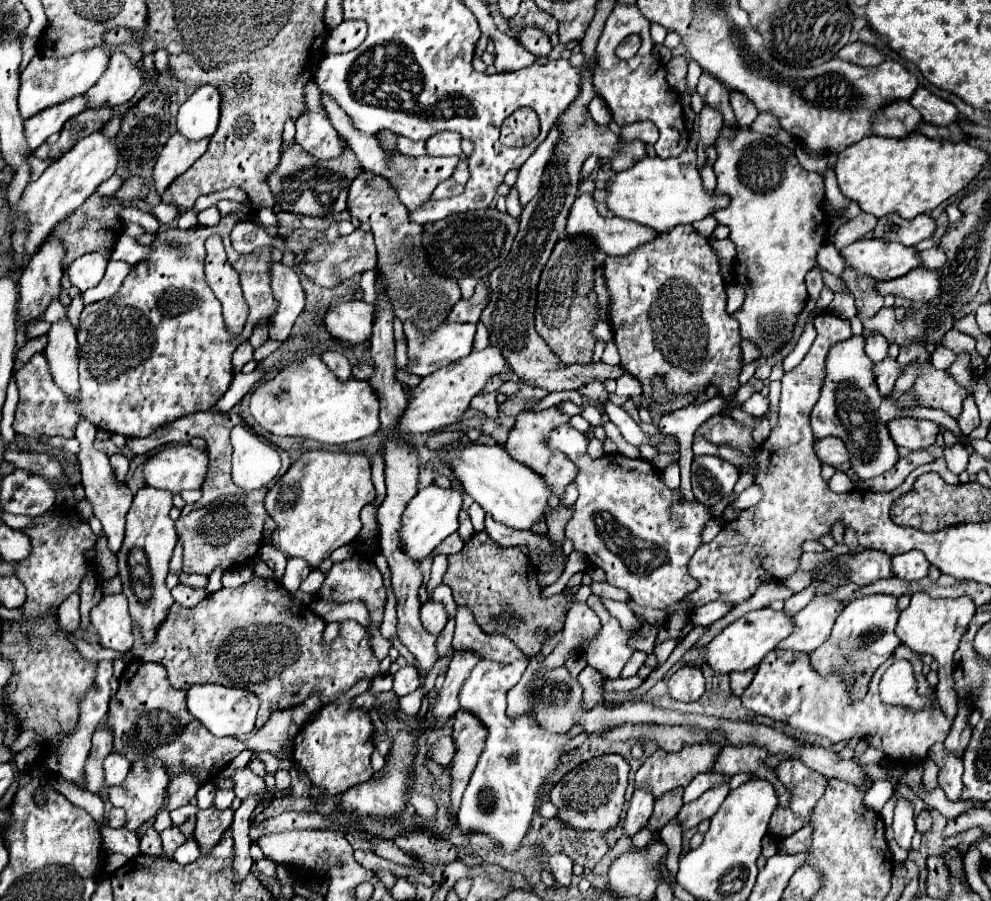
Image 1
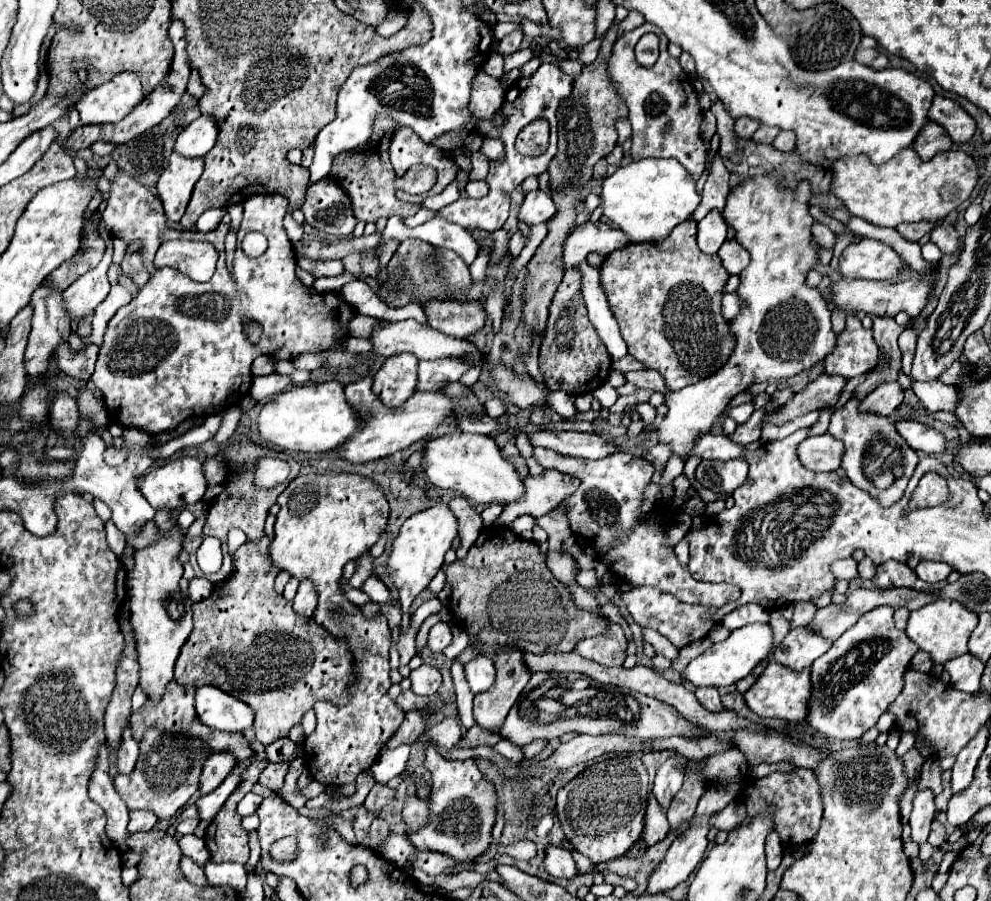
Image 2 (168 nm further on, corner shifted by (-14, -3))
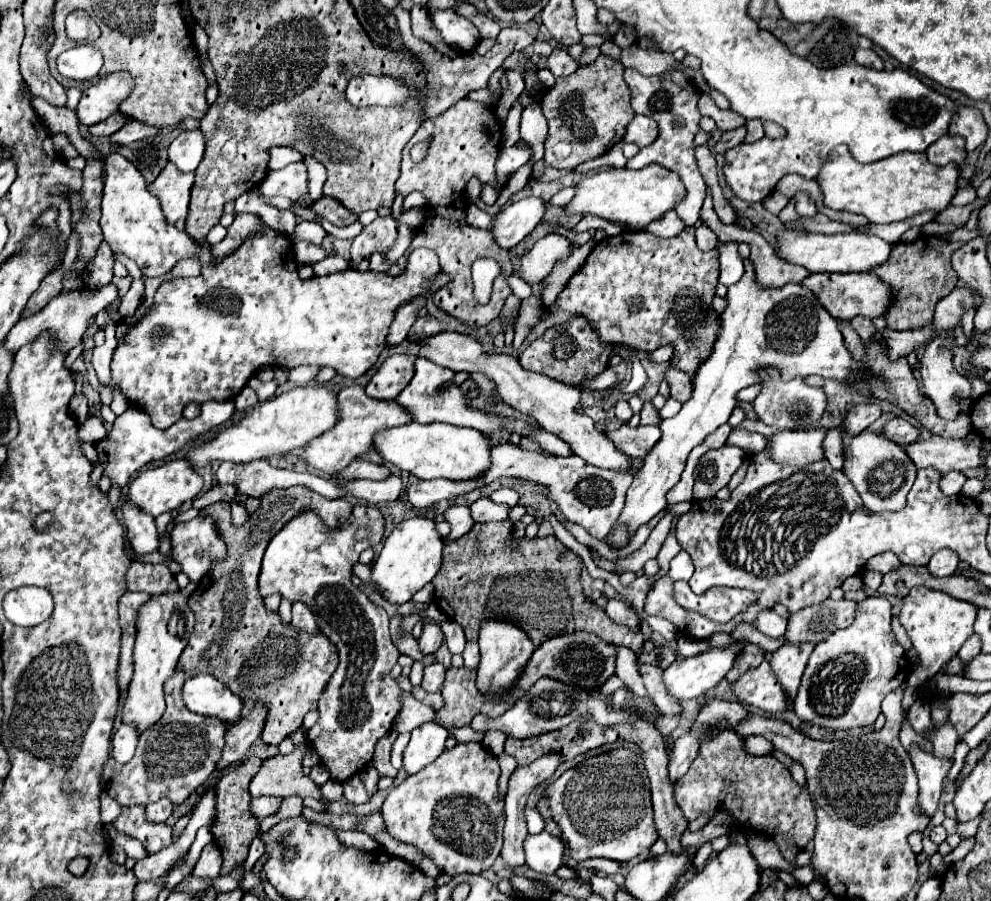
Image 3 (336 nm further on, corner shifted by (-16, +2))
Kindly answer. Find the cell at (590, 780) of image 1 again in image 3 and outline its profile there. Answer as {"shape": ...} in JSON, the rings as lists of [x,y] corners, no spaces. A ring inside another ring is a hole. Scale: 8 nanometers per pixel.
{"shape":[[[618,748],[582,760],[578,766],[566,770],[558,780],[548,784],[544,796],[548,798],[554,822],[570,844],[570,856],[576,862],[596,856],[630,862],[658,840],[648,772],[642,756],[630,748]]]}

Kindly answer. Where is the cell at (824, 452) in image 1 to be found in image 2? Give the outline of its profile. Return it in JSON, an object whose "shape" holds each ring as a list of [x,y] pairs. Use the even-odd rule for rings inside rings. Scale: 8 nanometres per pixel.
{"shape":[[[824,433],[810,437],[798,445],[798,457],[810,471],[836,471],[844,457],[842,441]]]}

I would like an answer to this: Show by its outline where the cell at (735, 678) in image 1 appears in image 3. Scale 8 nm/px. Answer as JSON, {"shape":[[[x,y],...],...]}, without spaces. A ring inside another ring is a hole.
{"shape":[[[746,644],[738,656],[736,656],[736,662],[732,666],[732,670],[726,674],[726,680],[736,680],[740,674],[744,674],[746,670],[750,668],[756,668],[760,662],[764,660],[764,652],[760,648],[756,648],[754,644]]]}

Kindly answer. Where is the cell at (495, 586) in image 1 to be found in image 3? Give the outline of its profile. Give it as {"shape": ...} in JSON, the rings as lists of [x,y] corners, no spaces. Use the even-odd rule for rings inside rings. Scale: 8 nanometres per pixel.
{"shape":[[[508,520],[502,522],[484,522],[484,524],[474,524],[468,534],[462,538],[450,542],[444,538],[444,550],[442,550],[442,568],[438,570],[436,578],[432,580],[434,584],[434,604],[446,612],[450,620],[456,620],[470,642],[478,640],[478,622],[482,618],[496,618],[496,620],[508,620],[512,624],[518,624],[530,640],[538,646],[546,638],[560,636],[572,630],[588,630],[598,634],[610,644],[616,646],[626,646],[634,650],[636,654],[642,652],[644,646],[644,636],[642,632],[632,632],[624,624],[612,622],[602,608],[598,608],[594,602],[588,602],[586,596],[582,594],[582,584],[580,584],[580,570],[582,570],[582,560],[578,554],[568,550],[562,542],[558,542],[554,536],[546,538],[534,538],[526,540],[522,538],[518,548],[512,550],[508,546],[512,534],[512,524]]]}

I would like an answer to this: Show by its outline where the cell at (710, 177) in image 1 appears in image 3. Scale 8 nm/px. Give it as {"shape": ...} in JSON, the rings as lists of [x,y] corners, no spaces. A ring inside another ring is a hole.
{"shape":[[[704,224],[700,228],[696,228],[696,240],[698,240],[698,248],[702,252],[714,250],[718,246],[718,238],[714,232],[710,232],[710,228],[706,228]]]}

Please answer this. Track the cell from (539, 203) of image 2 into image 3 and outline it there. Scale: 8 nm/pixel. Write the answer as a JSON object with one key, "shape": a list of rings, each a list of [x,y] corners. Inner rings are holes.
{"shape":[[[526,196],[510,206],[504,206],[490,224],[490,232],[498,246],[510,250],[524,240],[544,216],[544,200]]]}

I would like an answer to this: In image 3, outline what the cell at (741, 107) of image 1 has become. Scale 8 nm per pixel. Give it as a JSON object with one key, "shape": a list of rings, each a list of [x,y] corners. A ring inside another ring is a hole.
{"shape":[[[742,126],[742,128],[736,128],[736,130],[730,130],[730,132],[724,132],[724,134],[720,136],[720,140],[714,142],[714,150],[716,150],[718,154],[724,154],[724,152],[728,152],[730,148],[742,144],[742,142],[744,142],[744,136],[746,136],[746,128],[744,128],[744,126]]]}

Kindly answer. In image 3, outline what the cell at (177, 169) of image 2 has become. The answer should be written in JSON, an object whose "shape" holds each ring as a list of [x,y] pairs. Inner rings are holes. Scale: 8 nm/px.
{"shape":[[[168,162],[160,176],[148,186],[148,192],[160,200],[166,220],[178,230],[184,230],[192,182],[194,174],[180,174],[180,170]]]}

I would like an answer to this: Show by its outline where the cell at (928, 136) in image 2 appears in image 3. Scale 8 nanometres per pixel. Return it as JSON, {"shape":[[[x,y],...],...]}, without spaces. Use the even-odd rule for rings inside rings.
{"shape":[[[946,134],[944,138],[940,138],[940,142],[934,142],[928,150],[926,156],[932,164],[936,166],[946,166],[946,164],[958,164],[962,166],[966,160],[966,148],[964,148],[964,140]]]}

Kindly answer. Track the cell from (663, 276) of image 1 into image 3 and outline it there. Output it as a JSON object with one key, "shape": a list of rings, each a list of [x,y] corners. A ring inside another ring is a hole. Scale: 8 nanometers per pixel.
{"shape":[[[694,228],[682,230],[674,238],[658,238],[650,232],[622,232],[612,238],[598,242],[588,256],[586,264],[572,276],[564,292],[556,298],[550,312],[540,314],[538,322],[550,314],[566,312],[570,316],[584,316],[592,328],[598,332],[604,344],[626,344],[634,350],[652,350],[666,344],[674,346],[672,366],[694,376],[698,366],[706,362],[712,352],[712,342],[716,340],[716,330],[720,328],[720,318],[712,312],[712,298],[718,286],[718,250],[702,252],[696,246]],[[640,296],[642,310],[632,314],[628,310],[630,300]]]}

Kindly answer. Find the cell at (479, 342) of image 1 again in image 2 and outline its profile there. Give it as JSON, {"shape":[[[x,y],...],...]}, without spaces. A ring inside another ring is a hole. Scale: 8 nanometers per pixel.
{"shape":[[[484,356],[484,359],[483,359],[482,363],[479,366],[471,367],[466,373],[464,373],[464,375],[462,375],[462,377],[459,379],[459,381],[462,385],[471,386],[471,385],[473,385],[474,383],[476,383],[478,381],[478,378],[479,378],[480,373],[481,373],[482,366],[486,362],[486,361],[484,361],[485,359],[486,359],[486,356]]]}

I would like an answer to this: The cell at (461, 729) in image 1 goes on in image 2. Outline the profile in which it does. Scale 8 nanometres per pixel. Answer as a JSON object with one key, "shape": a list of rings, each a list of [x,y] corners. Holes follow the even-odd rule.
{"shape":[[[498,651],[494,657],[498,683],[474,697],[474,721],[478,727],[498,733],[508,711],[530,679],[530,671],[522,667],[522,651]]]}

